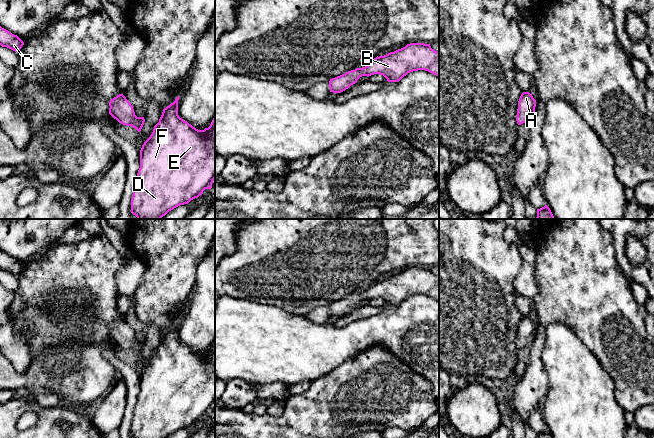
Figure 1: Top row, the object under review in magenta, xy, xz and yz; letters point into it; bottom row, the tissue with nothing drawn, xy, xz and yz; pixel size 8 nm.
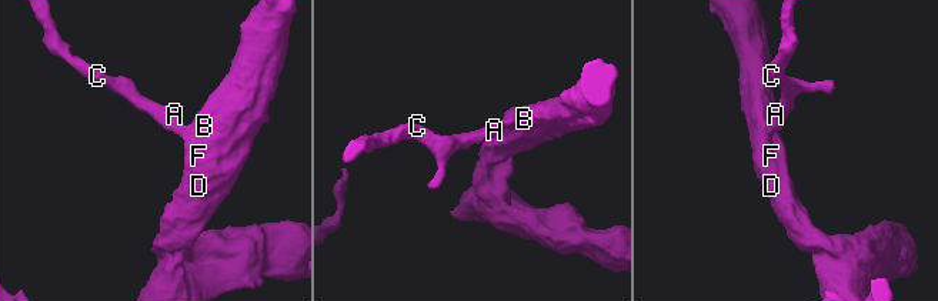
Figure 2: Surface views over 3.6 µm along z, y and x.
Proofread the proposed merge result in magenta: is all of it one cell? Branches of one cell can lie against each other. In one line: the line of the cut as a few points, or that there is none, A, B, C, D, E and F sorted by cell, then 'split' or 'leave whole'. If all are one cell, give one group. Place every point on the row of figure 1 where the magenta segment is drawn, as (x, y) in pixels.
no cut; A B C D E F; leave whole

